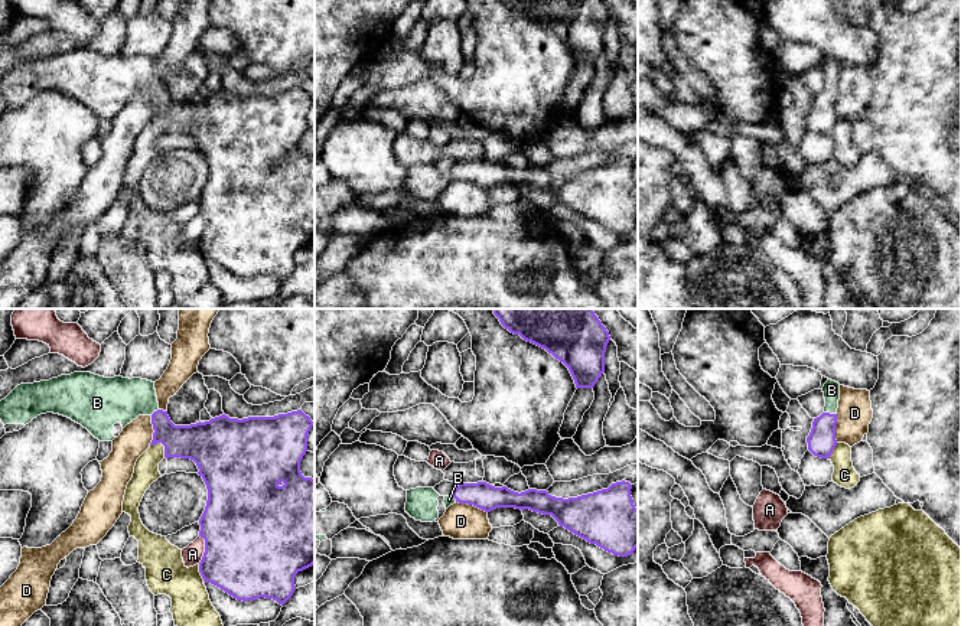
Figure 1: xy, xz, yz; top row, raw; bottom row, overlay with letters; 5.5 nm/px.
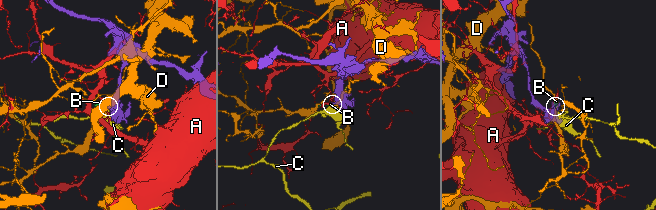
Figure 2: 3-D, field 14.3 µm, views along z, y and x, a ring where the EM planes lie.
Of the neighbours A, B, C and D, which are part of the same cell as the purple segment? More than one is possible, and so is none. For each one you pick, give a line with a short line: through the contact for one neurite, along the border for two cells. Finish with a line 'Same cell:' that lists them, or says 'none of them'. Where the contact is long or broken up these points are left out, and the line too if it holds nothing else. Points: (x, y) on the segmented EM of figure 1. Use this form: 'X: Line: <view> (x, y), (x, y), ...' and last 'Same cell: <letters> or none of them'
B: Line: yz (821, 440), (828, 413), (831, 390)
Same cell: B

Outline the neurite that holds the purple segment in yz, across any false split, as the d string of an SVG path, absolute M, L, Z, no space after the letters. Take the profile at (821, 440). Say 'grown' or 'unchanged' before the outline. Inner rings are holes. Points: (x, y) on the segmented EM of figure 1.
grown; M828 379L822 387L825 407L824 413L814 418L812 428L807 437L808 450L821 459L830 459L835 440L837 408L840 400L840 384Z

